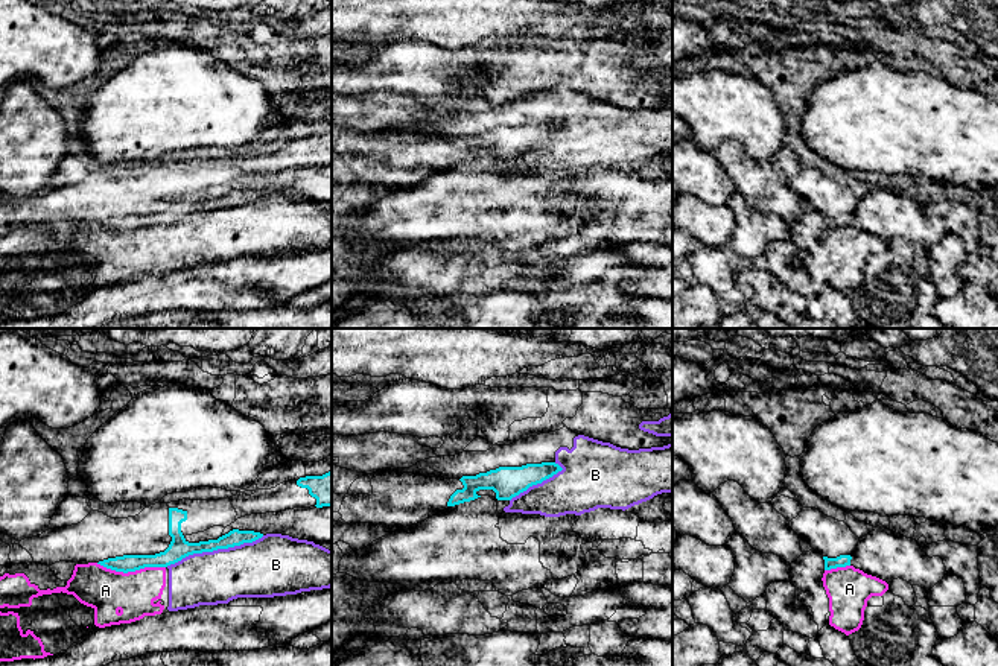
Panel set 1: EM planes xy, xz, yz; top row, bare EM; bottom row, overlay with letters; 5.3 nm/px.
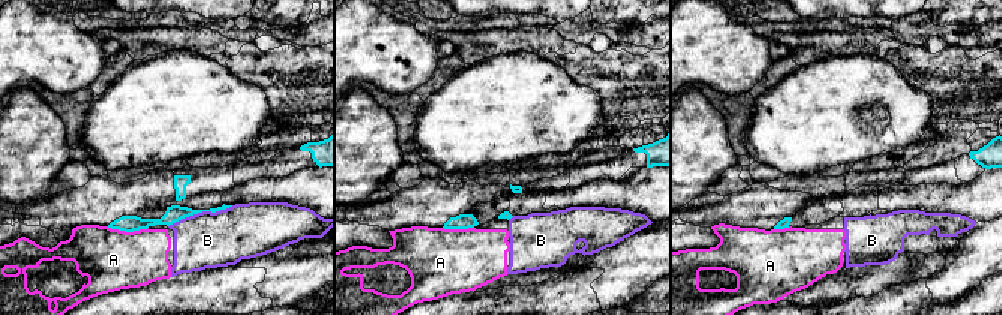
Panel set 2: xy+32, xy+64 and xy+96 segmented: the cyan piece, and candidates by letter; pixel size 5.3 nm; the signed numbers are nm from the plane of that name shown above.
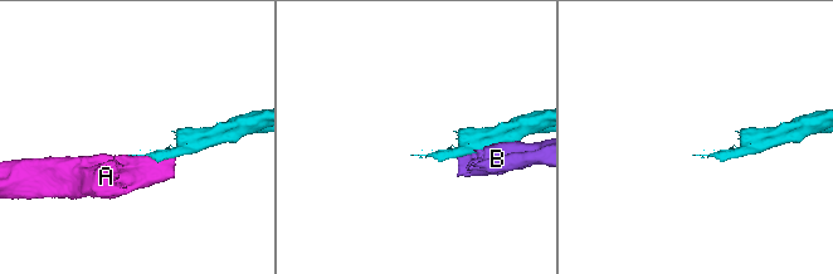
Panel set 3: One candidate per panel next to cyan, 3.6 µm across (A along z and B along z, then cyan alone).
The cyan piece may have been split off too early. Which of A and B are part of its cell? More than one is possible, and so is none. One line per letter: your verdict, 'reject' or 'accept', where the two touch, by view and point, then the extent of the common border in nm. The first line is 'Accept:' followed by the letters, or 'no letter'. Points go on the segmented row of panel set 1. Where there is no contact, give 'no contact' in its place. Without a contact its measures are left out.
Accept: no letter
A: reject | xy (131, 570) | 360 nm
B: reject | xy (215, 549) | 550 nm

